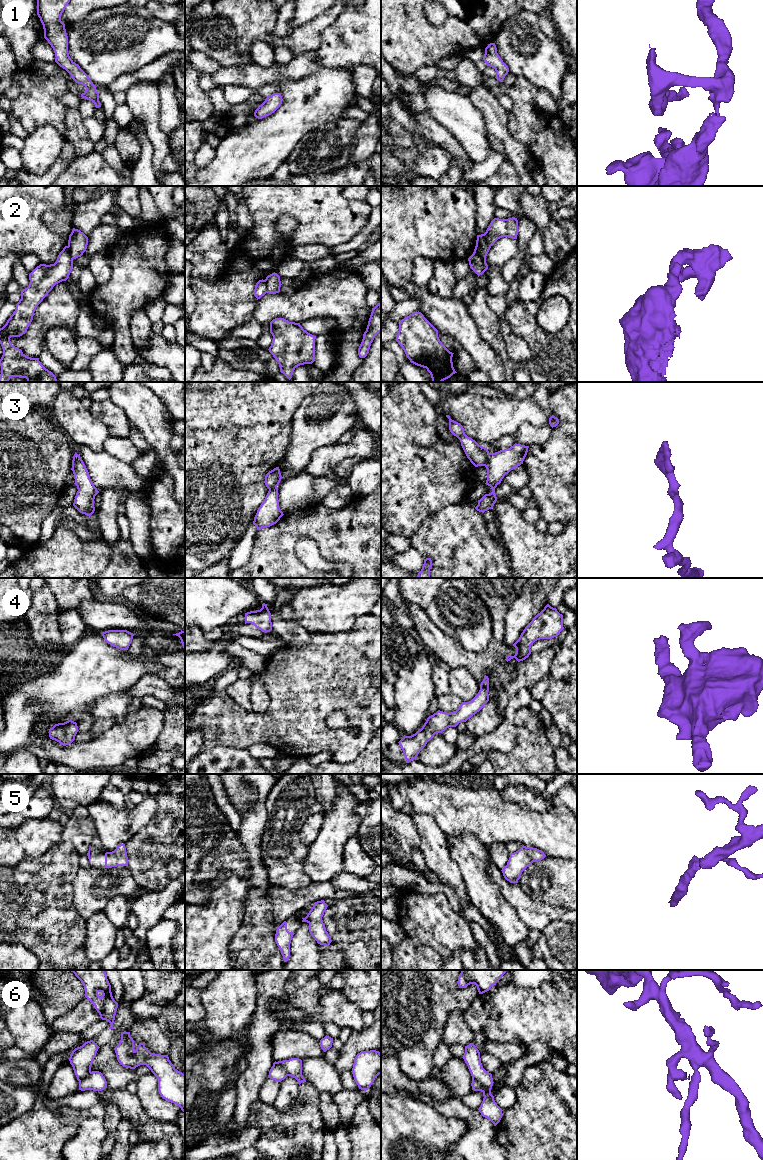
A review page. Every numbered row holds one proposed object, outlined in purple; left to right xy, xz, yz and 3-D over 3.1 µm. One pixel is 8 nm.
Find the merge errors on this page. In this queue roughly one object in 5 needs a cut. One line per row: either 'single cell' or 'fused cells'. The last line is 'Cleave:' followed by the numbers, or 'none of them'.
1: single cell
2: fused cells
3: fused cells
4: single cell
5: single cell
6: fused cells
Cleave: 2, 3, 6

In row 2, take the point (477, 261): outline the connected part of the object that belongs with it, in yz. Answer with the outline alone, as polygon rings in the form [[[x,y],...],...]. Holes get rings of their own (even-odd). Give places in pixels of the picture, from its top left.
[[[483,243],[480,249],[468,258],[470,268],[478,275],[478,277],[488,269],[486,256],[490,248],[491,247],[486,243]]]

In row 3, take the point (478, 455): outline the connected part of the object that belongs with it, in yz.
[[[446,415],[446,417],[449,419],[450,432],[460,440],[461,446],[470,462],[475,467],[485,466],[488,460],[488,449],[468,437],[460,423],[452,420],[449,415]]]

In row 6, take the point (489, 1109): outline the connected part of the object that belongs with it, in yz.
[[[473,1043],[465,1046],[465,1053],[462,1058],[468,1066],[472,1079],[478,1081],[485,1089],[484,1098],[478,1110],[483,1117],[489,1119],[496,1126],[502,1118],[503,1110],[497,1105],[491,1094],[494,1083],[492,1074],[483,1068],[480,1052]]]

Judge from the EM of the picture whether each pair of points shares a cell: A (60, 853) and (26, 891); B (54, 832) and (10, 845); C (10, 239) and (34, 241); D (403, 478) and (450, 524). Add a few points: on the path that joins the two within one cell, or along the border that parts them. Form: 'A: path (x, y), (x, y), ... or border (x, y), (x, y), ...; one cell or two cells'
A: path (55, 862), (35, 882); one cell
B: path (43, 834), (21, 843); one cell
C: path (16, 239), (28, 240); one cell
D: border (460, 503), (447, 505), (430, 514), (420, 526); two cells

